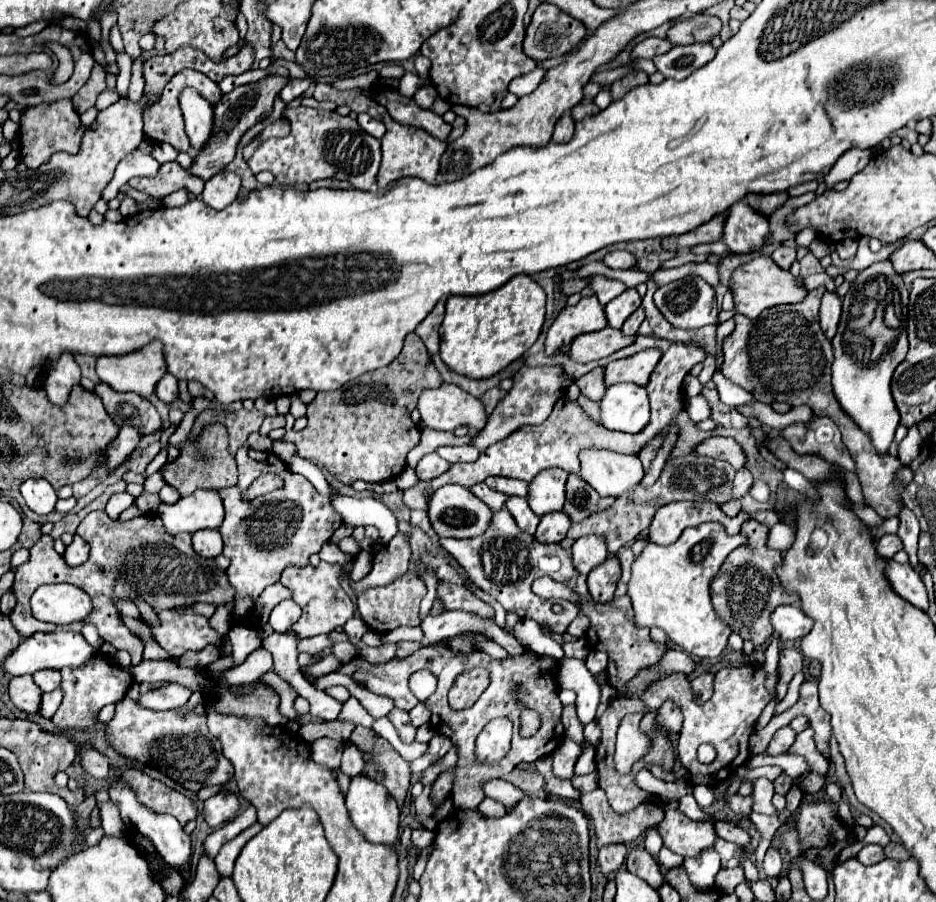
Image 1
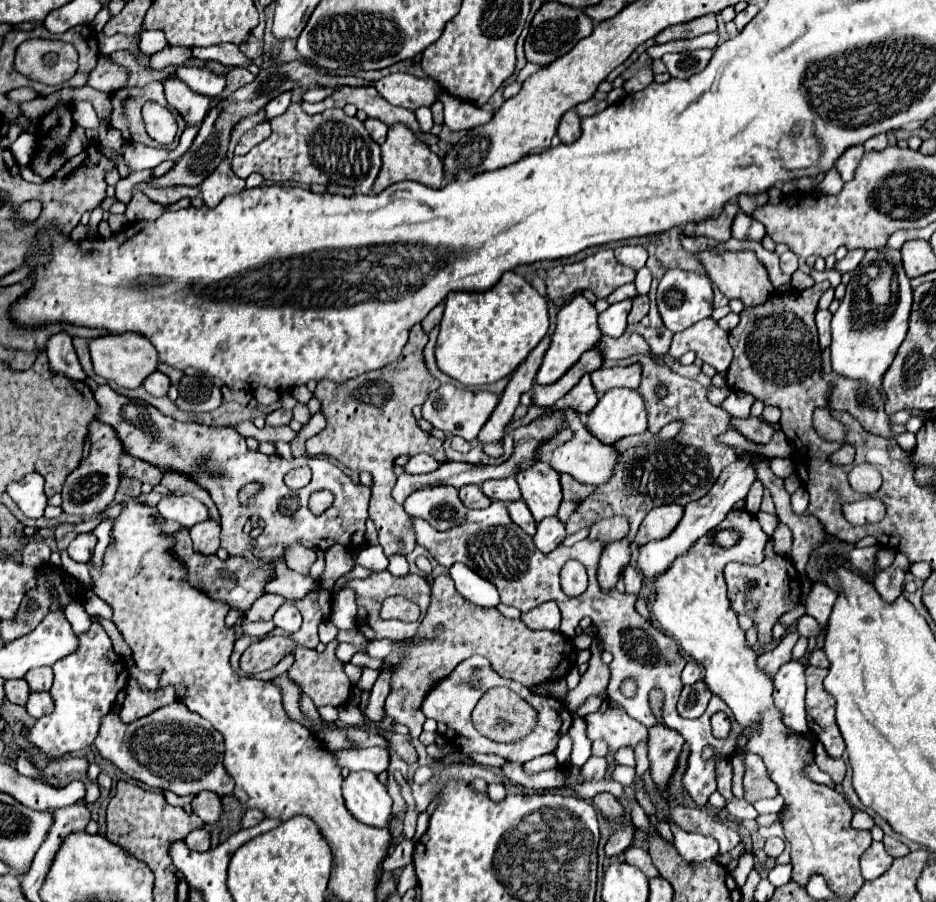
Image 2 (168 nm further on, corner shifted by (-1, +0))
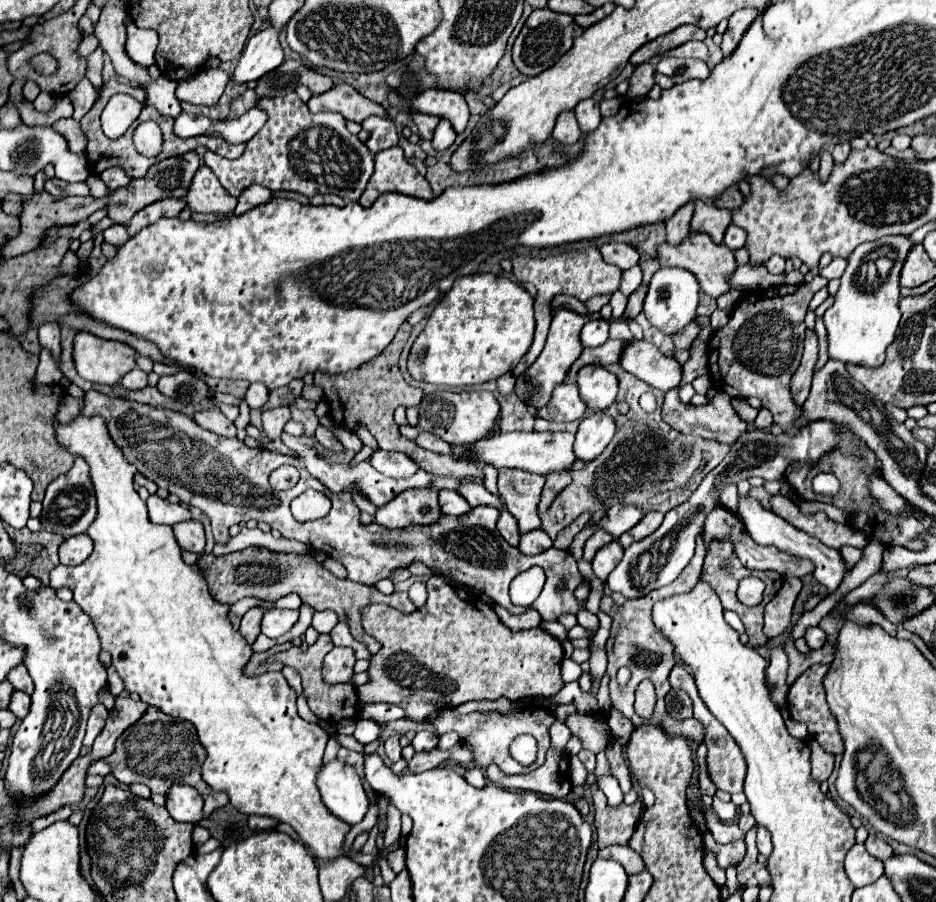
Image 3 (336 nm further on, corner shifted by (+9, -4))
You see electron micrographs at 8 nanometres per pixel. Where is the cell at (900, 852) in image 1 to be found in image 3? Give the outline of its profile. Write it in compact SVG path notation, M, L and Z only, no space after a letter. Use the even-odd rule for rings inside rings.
M870 834L868 840L864 842L864 846L866 846L866 850L868 850L872 856L876 856L878 860L888 860L890 856L894 856L892 846L890 846L886 840L878 838L876 834Z

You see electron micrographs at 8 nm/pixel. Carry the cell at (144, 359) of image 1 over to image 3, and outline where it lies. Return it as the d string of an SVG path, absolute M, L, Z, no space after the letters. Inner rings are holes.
M78 332L74 338L74 362L78 374L84 380L114 386L120 382L124 374L128 374L136 366L136 352L128 344L98 340L98 336L90 336L88 332Z

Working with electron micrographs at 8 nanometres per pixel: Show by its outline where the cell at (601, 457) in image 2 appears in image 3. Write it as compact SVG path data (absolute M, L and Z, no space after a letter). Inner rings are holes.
M510 432L510 434L496 434L490 440L478 440L472 444L472 450L476 454L476 462L494 464L500 468L520 468L528 470L540 476L546 476L550 472L572 472L572 466L576 462L574 450L574 434L570 432Z

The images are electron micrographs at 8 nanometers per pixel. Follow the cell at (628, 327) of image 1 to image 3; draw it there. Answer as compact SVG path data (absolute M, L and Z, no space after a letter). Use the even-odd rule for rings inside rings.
M640 286L638 290L634 290L634 292L628 296L628 306L626 306L626 312L624 312L624 318L626 318L626 320L632 320L632 318L636 318L636 316L642 312L644 296L646 296L646 288L644 288L644 286Z

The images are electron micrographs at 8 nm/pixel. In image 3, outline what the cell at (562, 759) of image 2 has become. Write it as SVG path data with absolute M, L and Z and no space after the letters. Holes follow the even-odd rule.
M554 722L552 724L552 728L550 728L550 740L552 740L552 746L558 750L566 750L566 744L568 744L568 740L570 740L570 730L566 728L566 724L562 724L562 722Z

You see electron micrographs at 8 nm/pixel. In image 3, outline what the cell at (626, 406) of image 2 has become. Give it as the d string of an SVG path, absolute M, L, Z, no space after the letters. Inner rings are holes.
M602 410L592 412L578 426L576 442L574 442L574 454L586 462L594 460L610 444L614 434L616 434L614 418Z

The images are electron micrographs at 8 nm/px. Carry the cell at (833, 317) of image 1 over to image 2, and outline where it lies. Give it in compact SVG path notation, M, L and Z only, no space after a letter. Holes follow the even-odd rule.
M828 310L816 312L816 326L818 326L818 338L820 338L820 350L822 350L824 376L828 376L832 372L832 368L830 368L830 320L832 320L832 314Z

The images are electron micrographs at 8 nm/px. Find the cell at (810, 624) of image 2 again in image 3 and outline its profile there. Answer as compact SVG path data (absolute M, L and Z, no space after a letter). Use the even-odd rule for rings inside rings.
M812 626L812 628L808 628L808 630L806 630L804 640L808 642L808 646L810 646L810 648L820 648L820 646L824 644L824 640L826 640L826 634L824 634L824 630L822 630L822 628Z

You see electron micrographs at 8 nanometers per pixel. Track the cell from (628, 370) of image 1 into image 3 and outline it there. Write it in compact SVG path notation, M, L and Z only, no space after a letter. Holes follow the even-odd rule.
M584 366L578 372L578 388L590 410L606 410L618 394L618 378L602 366Z

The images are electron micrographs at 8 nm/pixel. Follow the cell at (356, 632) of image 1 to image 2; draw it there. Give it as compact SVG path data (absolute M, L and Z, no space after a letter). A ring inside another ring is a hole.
M338 590L332 596L332 620L340 630L356 628L356 600L352 590Z

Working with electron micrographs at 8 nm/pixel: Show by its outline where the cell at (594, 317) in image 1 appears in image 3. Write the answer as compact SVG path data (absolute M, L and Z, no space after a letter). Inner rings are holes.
M562 308L554 314L552 324L550 324L550 334L548 334L542 354L532 364L532 368L528 368L516 382L516 394L522 402L526 402L534 408L542 408L544 404L548 404L554 386L564 382L566 372L570 370L570 366L574 364L574 360L580 356L580 352L584 348L580 342L580 330L588 320L590 320L590 316L582 316L582 314L576 314L574 310L566 310L566 308Z

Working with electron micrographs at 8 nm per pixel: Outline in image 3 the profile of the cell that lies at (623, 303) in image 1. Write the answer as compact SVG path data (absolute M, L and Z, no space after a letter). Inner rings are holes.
M590 320L584 328L582 328L582 334L580 334L580 340L584 346L600 346L608 340L608 334L610 334L610 322L608 320Z

